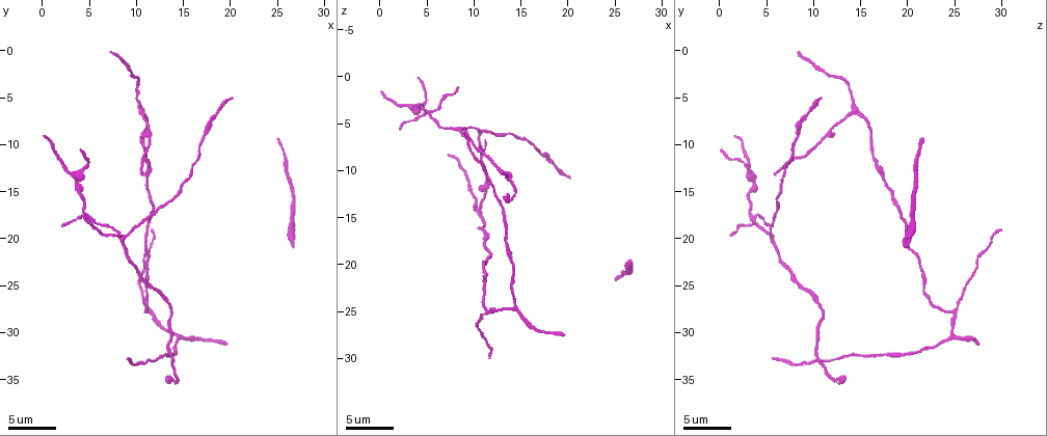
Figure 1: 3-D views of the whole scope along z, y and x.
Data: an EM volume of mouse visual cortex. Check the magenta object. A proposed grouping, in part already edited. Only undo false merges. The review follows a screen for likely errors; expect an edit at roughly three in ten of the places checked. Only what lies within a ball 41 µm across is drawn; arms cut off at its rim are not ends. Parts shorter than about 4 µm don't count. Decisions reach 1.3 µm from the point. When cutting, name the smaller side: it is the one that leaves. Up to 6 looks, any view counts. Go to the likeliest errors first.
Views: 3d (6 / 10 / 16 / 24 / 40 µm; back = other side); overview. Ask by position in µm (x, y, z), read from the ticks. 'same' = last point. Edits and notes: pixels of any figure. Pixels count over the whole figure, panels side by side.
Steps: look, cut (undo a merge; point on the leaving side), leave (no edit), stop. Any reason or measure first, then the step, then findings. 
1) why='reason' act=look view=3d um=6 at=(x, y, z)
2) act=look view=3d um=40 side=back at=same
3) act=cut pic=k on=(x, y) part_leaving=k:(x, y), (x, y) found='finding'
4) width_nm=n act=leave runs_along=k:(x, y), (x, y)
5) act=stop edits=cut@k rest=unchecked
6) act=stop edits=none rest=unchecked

why='three-way junction' act=look view=3d um=16 at=(4.6, 17.4, 3.2)

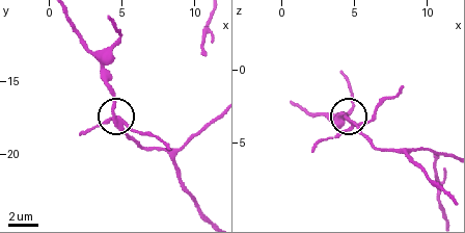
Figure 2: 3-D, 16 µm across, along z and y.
act=look view=3d um=6 at=(4.4, 17.6, 3.4)

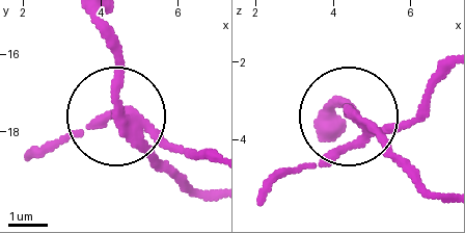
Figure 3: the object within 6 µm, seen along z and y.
arms=3 act=cut pic=3 on=(186, 151) found='two neurons meet here'

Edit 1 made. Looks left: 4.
act=look view=overview

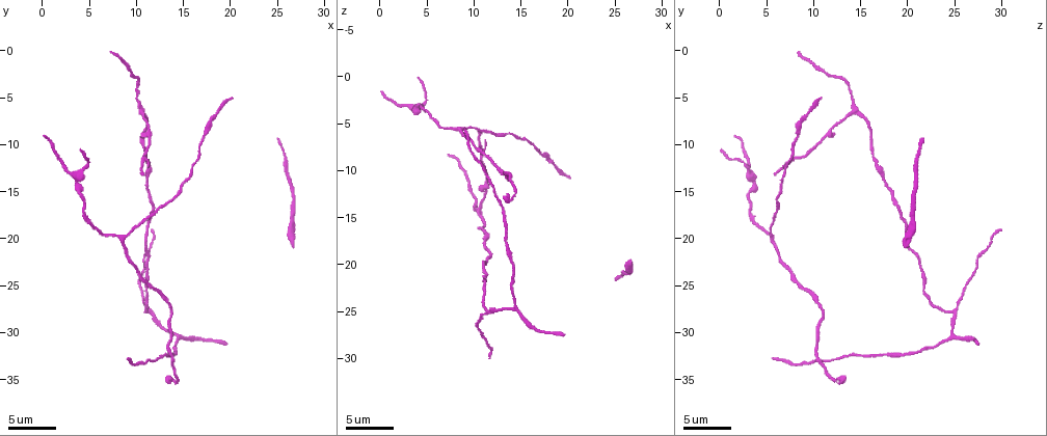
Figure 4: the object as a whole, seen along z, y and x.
why='branch point' act=look view=3d um=6 at=(8.4, 19.6, 5.4)

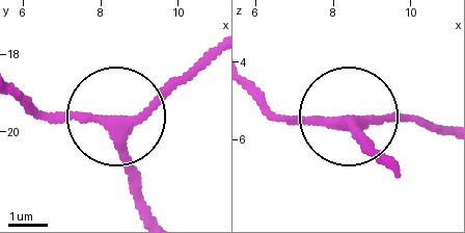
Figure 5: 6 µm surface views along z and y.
arms=3 act=leave runs_along=5:(388, 163), (345, 124), (285, 120), (260, 103) found='one neuron here'

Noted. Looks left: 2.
why='branch point' act=look view=3d um=16 at=(14.2, 30.2, 24.8)

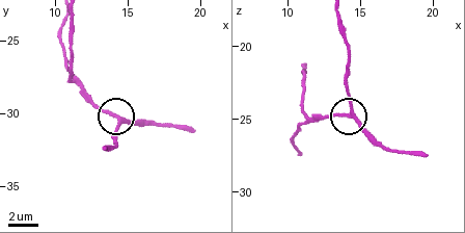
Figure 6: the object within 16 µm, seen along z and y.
act=look view=3d um=16 side=back at=(14.2, 30.2, 24.6)

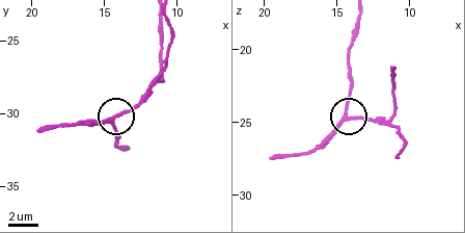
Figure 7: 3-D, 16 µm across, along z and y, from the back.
side_arm_um=6 act=leave runs_along=7:(359, 17), (359, 28), (348, 54), (348, 113), (323, 143) found='all the same neuron'

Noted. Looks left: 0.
act=stop edits=cut@3 rest=unchecked

